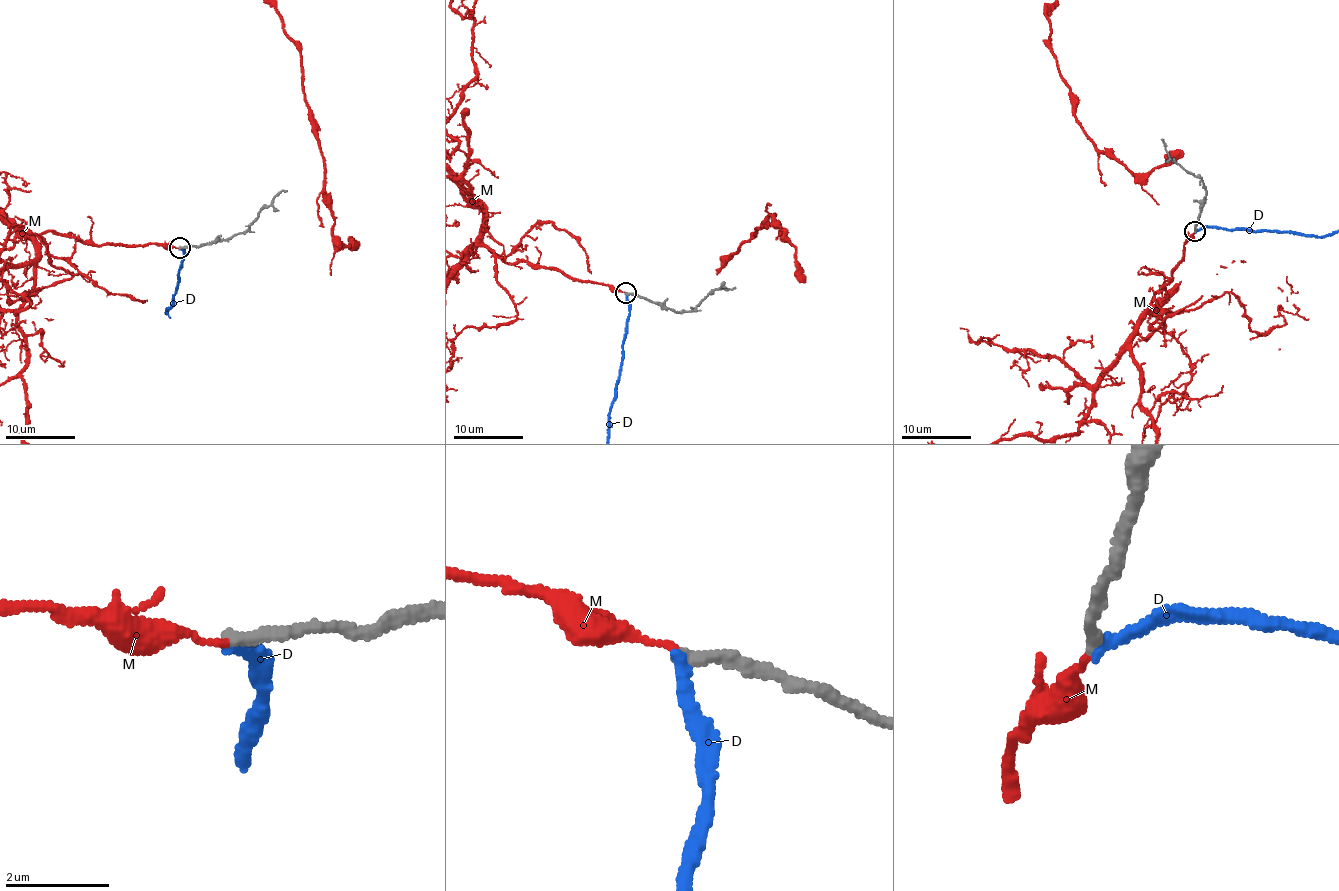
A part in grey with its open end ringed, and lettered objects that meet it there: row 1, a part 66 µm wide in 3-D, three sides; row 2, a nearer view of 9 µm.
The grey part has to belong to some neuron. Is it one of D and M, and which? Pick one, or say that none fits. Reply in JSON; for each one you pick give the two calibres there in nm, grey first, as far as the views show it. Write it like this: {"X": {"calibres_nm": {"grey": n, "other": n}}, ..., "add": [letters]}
{"M": {"calibres_nm": {"grey": 240, "other": 100}}, "add": ["M"]}

